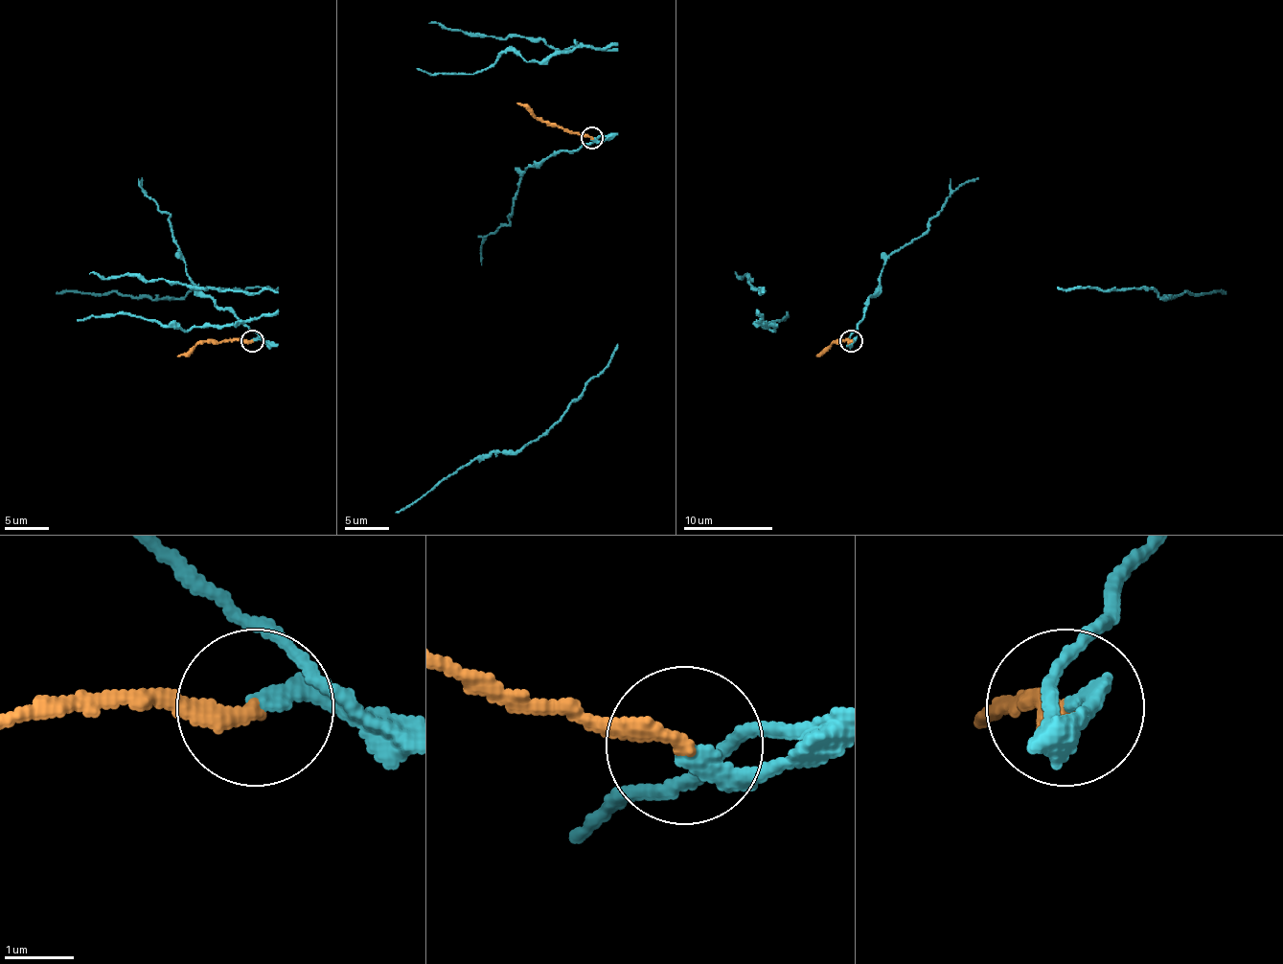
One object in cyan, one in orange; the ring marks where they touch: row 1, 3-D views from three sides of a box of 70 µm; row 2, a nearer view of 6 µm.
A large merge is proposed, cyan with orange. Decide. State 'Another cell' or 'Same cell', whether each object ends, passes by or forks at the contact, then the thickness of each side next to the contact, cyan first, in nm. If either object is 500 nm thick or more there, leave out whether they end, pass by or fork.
Another cell. At the ring cyan ends. At the ring orange ends. Thickness 240 nm (cyan) against 240 nm

